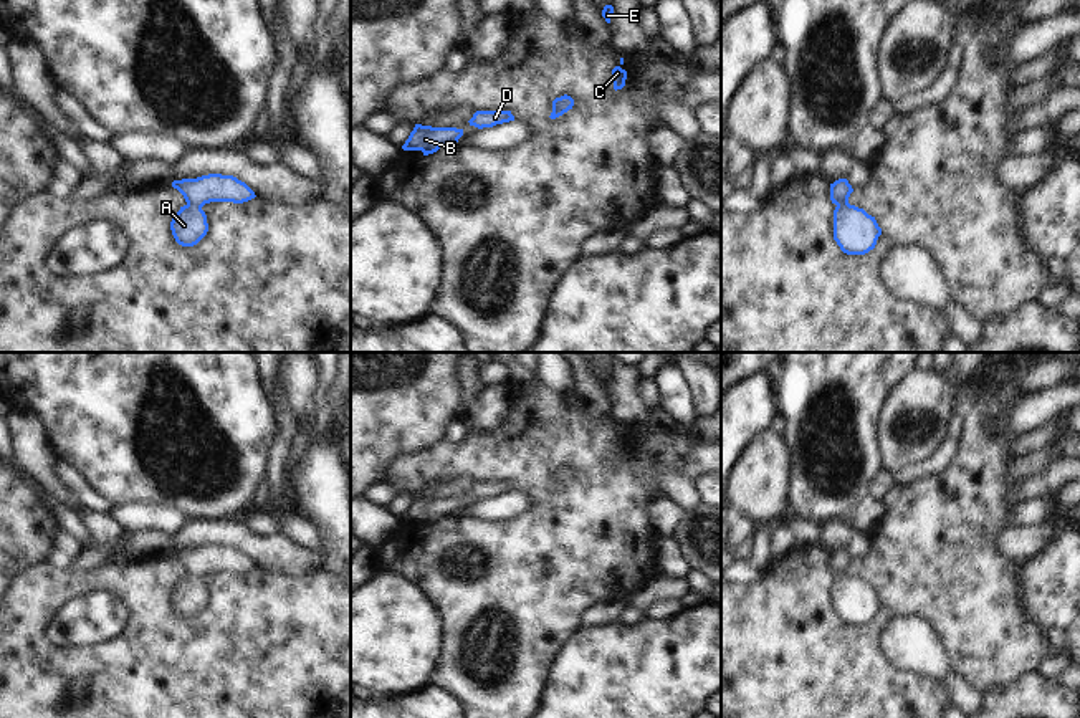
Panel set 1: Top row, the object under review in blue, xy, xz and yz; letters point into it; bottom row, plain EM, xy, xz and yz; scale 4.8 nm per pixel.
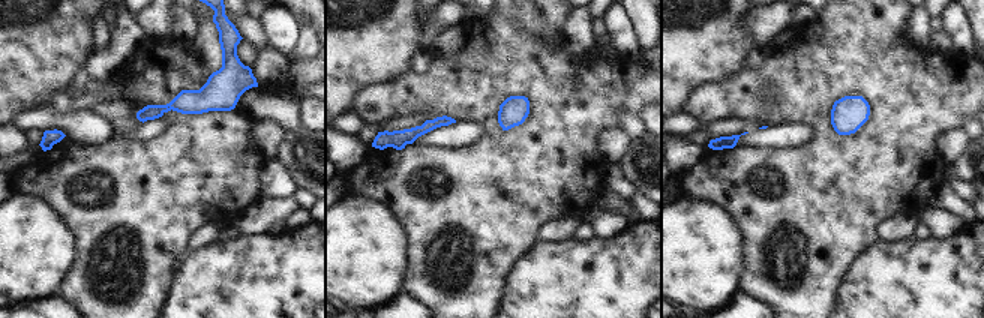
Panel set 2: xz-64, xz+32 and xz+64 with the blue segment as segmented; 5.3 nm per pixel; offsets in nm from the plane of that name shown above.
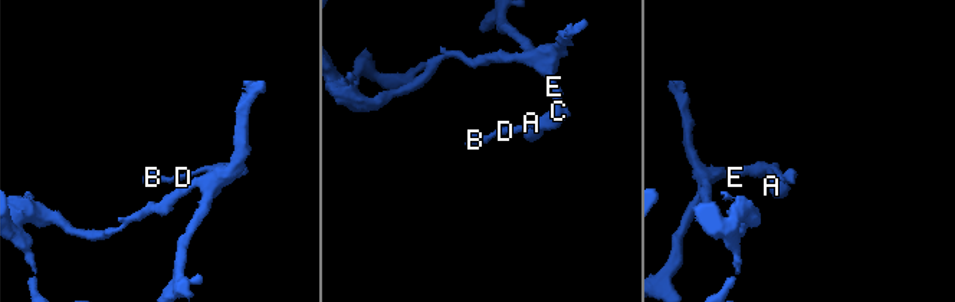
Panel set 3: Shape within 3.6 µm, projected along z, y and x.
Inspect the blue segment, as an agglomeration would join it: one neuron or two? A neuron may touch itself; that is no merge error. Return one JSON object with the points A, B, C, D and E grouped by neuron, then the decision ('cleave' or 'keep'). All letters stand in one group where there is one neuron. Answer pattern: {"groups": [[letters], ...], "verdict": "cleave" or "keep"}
{"groups": [["A", "B", "C", "D", "E"]], "verdict": "keep"}

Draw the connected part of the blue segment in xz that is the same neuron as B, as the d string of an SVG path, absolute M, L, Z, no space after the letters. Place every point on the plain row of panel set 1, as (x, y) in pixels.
M415 495L402 519L422 521L423 526L428 526L437 523L440 518L455 518L461 506L463 500Z

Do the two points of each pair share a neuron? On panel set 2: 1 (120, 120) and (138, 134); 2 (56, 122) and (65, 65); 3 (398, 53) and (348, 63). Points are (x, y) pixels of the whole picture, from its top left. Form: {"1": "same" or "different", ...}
{"1": "different", "2": "different", "3": "same"}

